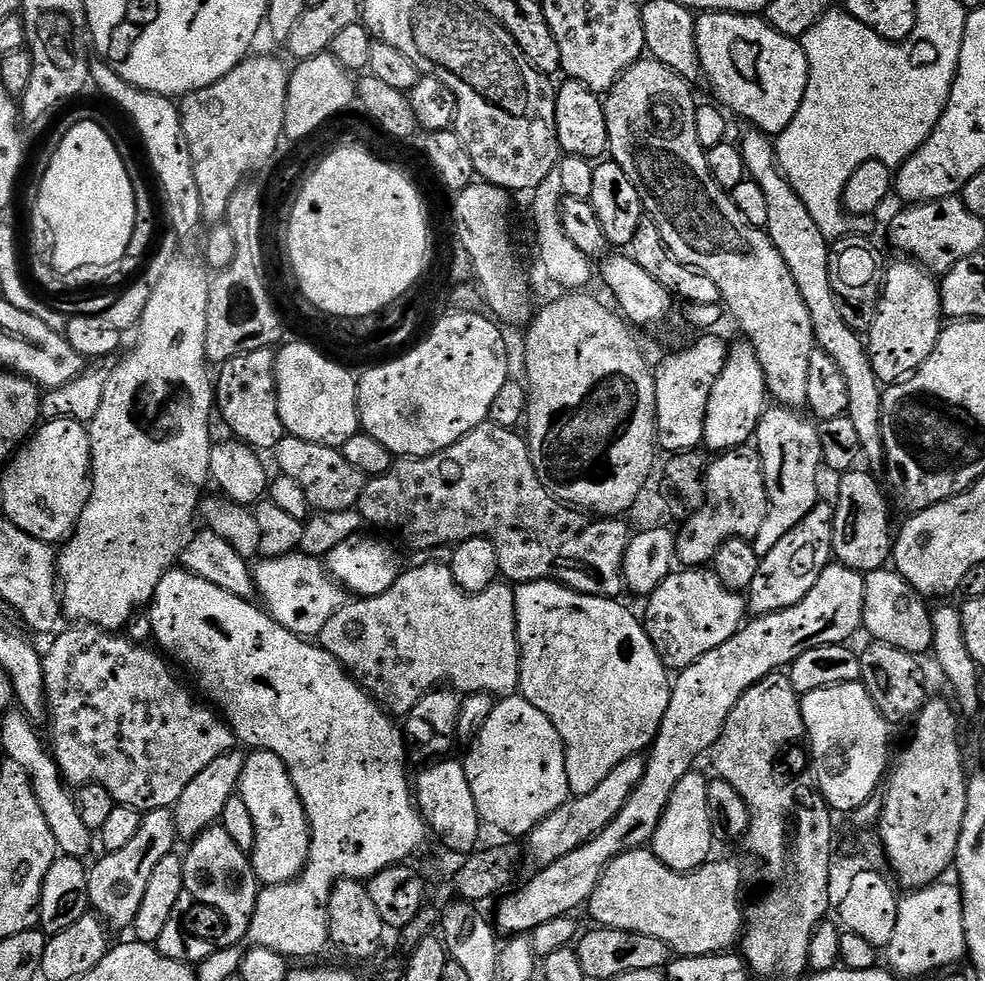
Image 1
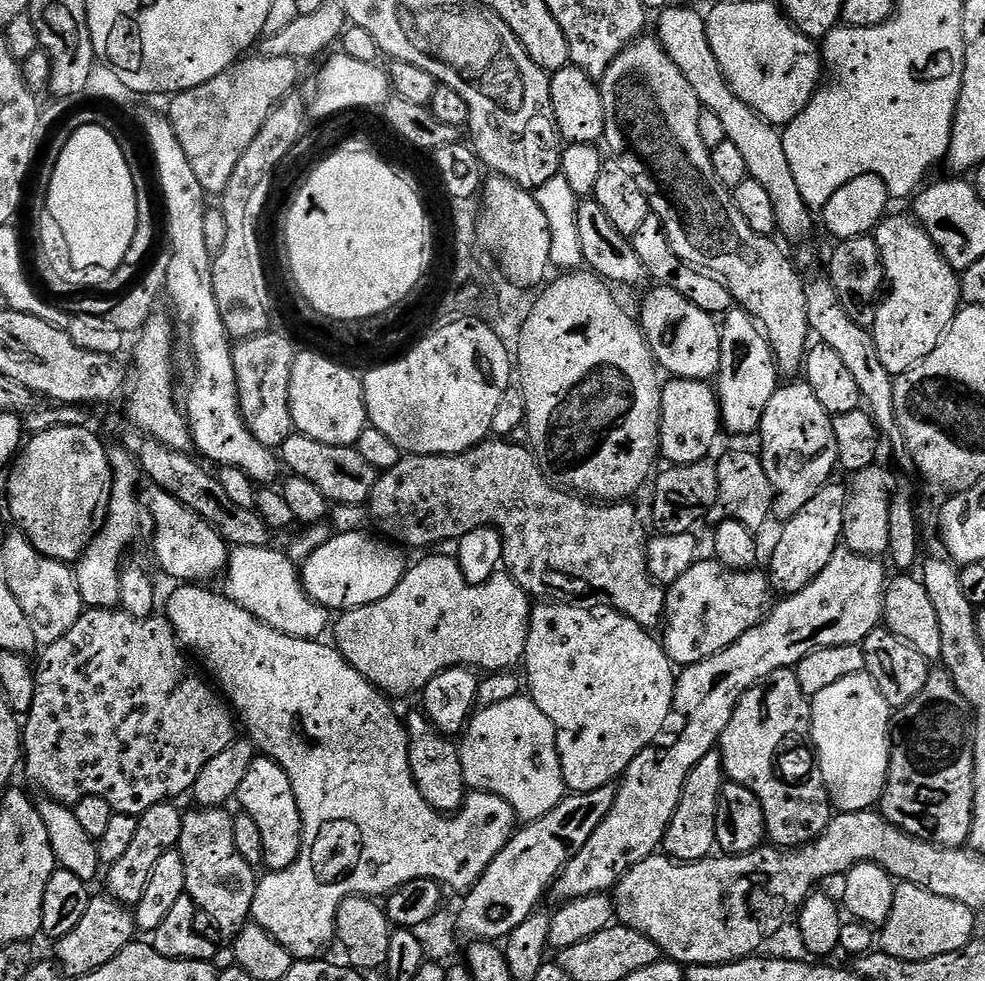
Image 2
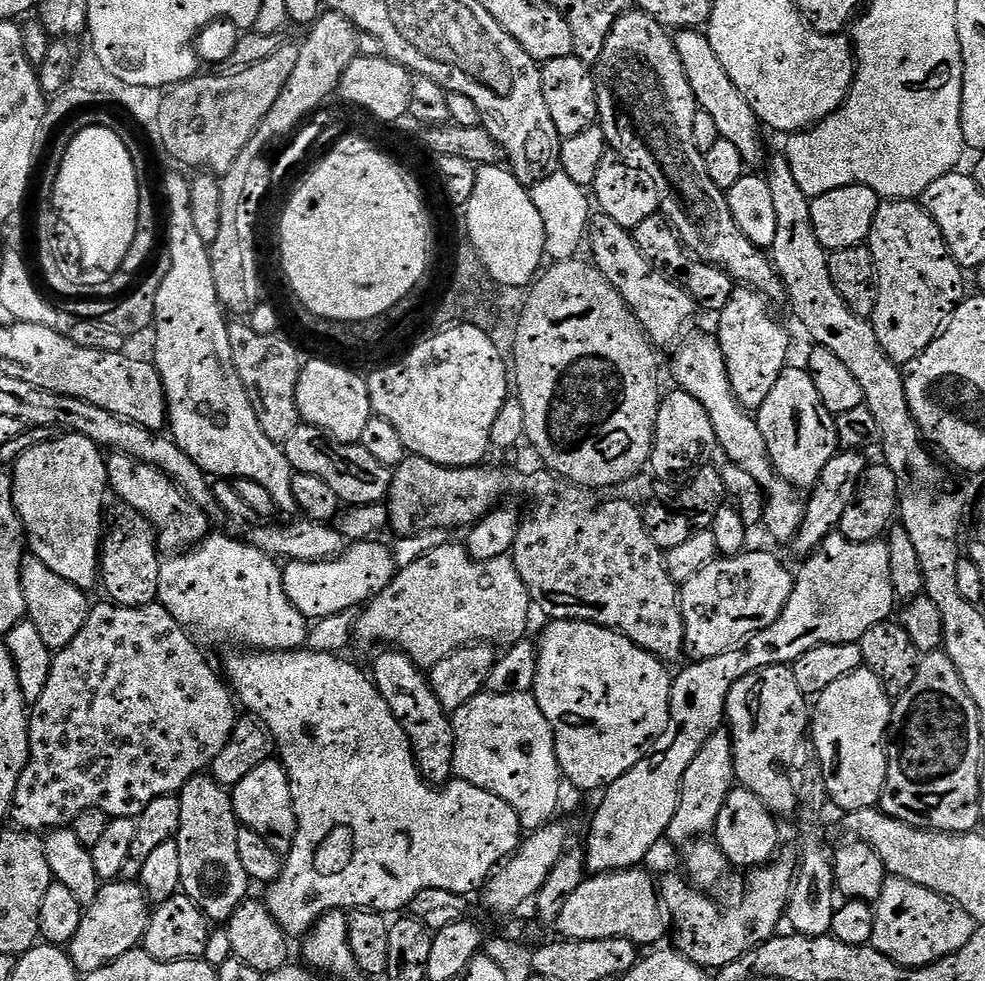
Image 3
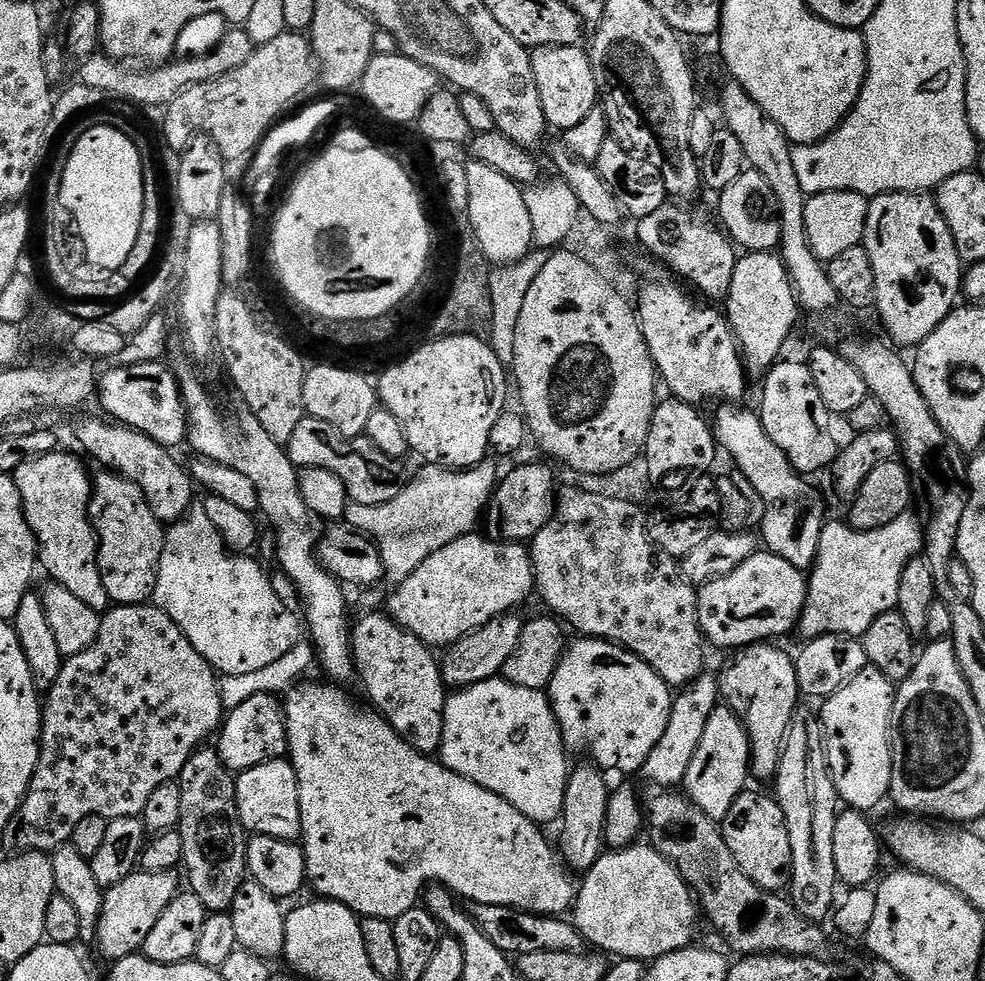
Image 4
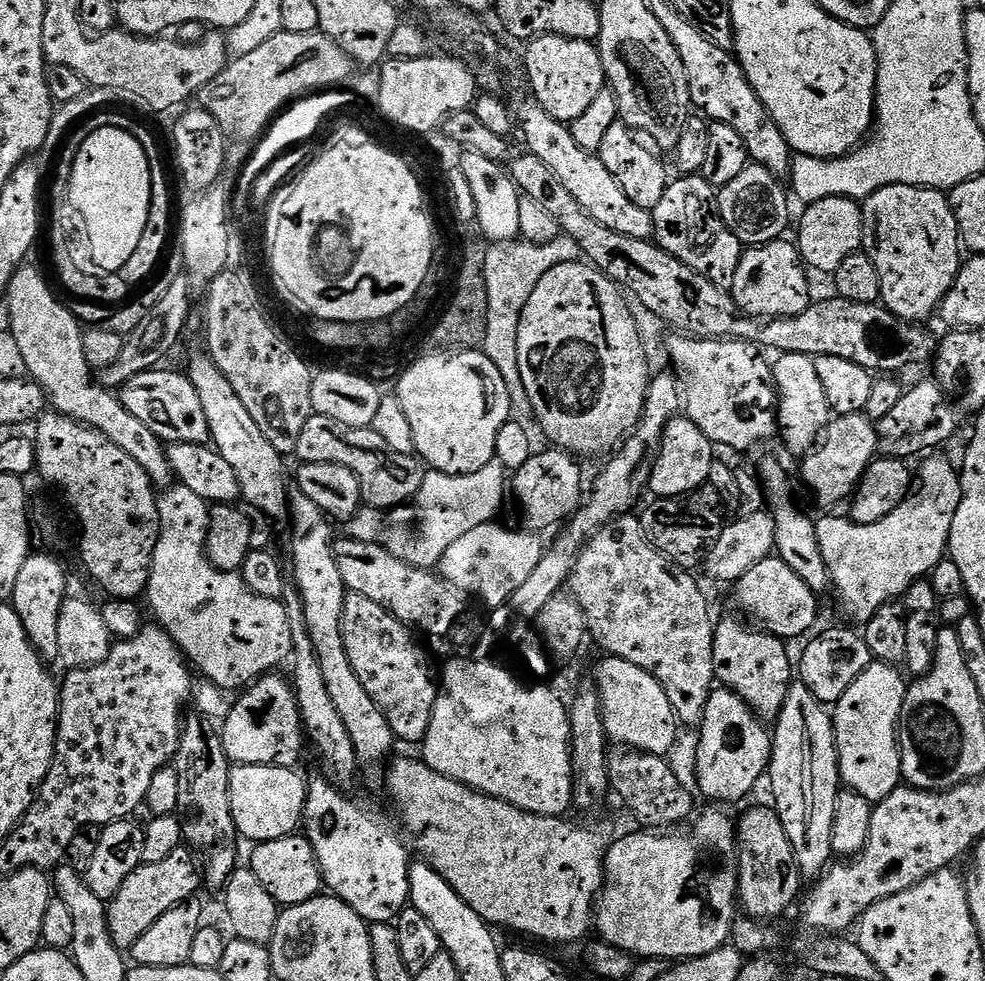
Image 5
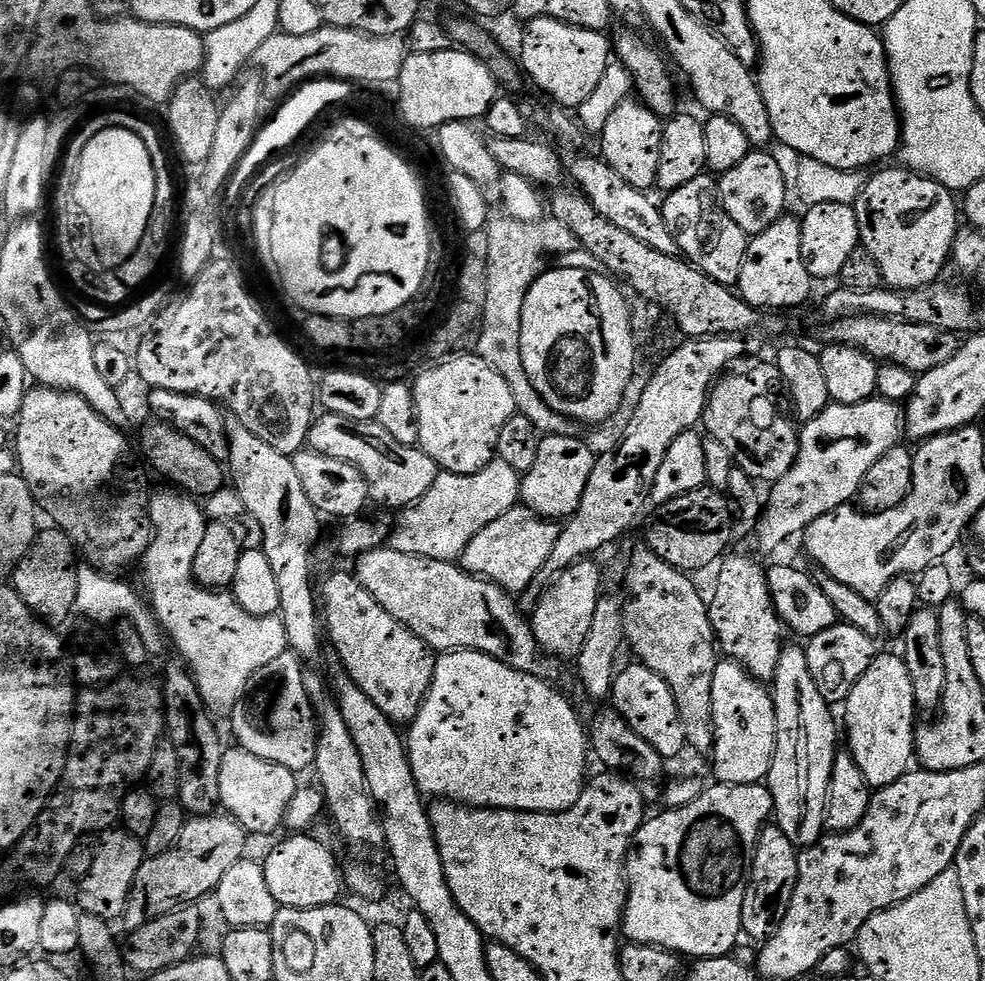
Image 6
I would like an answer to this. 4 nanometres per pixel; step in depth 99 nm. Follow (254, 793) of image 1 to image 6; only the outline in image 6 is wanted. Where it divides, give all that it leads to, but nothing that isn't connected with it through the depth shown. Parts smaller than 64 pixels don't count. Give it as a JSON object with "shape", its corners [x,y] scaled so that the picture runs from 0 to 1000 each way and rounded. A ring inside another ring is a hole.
{"shape":[[[243,760],[232,761],[225,773],[225,790],[222,793],[222,823],[230,831],[237,832],[247,842],[249,848],[257,853],[272,852],[275,848],[280,848],[283,844],[287,845],[289,843],[291,827],[294,825],[295,815],[303,804],[301,795],[303,795],[302,788],[296,787],[290,781],[282,781],[278,777],[270,777]]]}

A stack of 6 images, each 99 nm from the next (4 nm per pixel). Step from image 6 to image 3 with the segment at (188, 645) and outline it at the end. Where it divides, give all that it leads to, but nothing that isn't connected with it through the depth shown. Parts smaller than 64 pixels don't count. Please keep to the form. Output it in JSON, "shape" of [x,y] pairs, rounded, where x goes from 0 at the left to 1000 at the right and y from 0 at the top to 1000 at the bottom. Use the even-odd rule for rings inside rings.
{"shape":[[[212,546],[190,563],[175,565],[163,574],[160,585],[160,614],[181,635],[192,641],[204,640],[207,644],[224,644],[237,648],[242,655],[266,665],[299,665],[313,655],[315,634],[294,614],[288,600],[285,576],[277,568],[262,561],[247,549],[235,550],[231,546]]]}

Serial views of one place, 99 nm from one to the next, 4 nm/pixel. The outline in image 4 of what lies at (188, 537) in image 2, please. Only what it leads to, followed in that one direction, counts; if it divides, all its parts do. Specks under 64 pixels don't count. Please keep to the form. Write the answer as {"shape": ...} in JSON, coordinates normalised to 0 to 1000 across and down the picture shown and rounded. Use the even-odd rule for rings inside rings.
{"shape":[[[113,427],[85,428],[77,436],[77,449],[98,469],[106,479],[119,481],[144,499],[152,520],[162,529],[163,534],[174,536],[190,524],[196,517],[195,497],[197,490],[192,478],[178,469],[176,462],[165,457],[156,446],[144,442],[126,432],[119,432]]]}

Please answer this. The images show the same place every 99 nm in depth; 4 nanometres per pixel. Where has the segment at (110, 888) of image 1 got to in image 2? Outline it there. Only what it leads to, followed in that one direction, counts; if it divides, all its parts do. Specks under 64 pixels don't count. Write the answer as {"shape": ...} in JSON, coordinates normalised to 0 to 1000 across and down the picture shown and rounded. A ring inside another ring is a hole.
{"shape":[[[175,818],[152,822],[152,826],[148,826],[140,833],[140,846],[136,850],[128,871],[124,871],[124,875],[120,875],[120,879],[109,882],[110,905],[108,905],[108,909],[121,922],[138,923],[148,907],[148,899],[152,899],[152,887],[156,887],[156,879],[160,879],[160,875],[164,875],[164,871],[176,867],[182,861],[187,833],[184,825],[179,825],[179,822]]]}

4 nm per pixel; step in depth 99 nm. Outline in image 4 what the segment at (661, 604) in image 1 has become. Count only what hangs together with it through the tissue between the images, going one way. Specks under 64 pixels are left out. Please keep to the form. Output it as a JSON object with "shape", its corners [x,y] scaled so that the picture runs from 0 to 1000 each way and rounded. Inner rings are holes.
{"shape":[[[770,561],[764,567],[757,569],[757,573],[749,577],[749,581],[741,581],[741,585],[733,589],[725,589],[710,596],[707,613],[711,645],[722,660],[724,656],[727,661],[743,661],[742,663],[758,661],[760,656],[787,653],[787,648],[796,648],[803,640],[805,643],[811,637],[819,609],[820,592],[817,584],[802,577],[802,573],[790,569],[785,563]]]}

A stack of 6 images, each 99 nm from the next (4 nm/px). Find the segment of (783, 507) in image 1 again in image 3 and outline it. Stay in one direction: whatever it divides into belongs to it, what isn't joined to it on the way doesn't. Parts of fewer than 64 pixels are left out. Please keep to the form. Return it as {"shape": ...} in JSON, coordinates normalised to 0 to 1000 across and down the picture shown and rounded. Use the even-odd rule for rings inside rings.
{"shape":[[[797,375],[766,425],[774,438],[774,446],[778,446],[788,481],[810,498],[827,497],[835,479],[839,479],[839,471],[849,465],[853,448],[849,425],[835,414],[835,406],[830,406],[830,398],[820,378]]]}

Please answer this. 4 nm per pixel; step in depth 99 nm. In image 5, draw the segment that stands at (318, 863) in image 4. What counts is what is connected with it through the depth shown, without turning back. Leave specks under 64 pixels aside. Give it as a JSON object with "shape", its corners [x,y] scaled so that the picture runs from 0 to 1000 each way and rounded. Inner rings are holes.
{"shape":[[[429,774],[397,776],[392,800],[406,823],[406,840],[418,860],[438,885],[445,887],[474,919],[477,928],[505,947],[517,946],[544,958],[560,962],[592,959],[603,942],[603,923],[613,904],[613,873],[619,852],[609,840],[584,840],[578,834],[547,832],[513,815],[482,807],[469,797],[437,785]],[[329,795],[316,796],[313,799],[307,837],[308,847],[319,862],[328,900],[337,913],[353,920],[375,943],[398,942],[408,929],[408,903],[414,900],[414,860],[384,825],[348,811],[345,808],[348,806],[340,798]]]}

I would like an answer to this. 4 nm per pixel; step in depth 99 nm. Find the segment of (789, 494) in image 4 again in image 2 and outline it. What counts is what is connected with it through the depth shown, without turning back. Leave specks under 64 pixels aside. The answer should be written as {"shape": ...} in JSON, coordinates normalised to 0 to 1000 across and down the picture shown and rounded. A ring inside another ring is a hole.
{"shape":[[[669,292],[654,306],[654,315],[648,318],[648,329],[658,355],[667,372],[679,384],[688,387],[722,388],[731,375],[731,330],[728,323],[717,316],[709,316],[705,308],[696,308],[692,300]]]}

